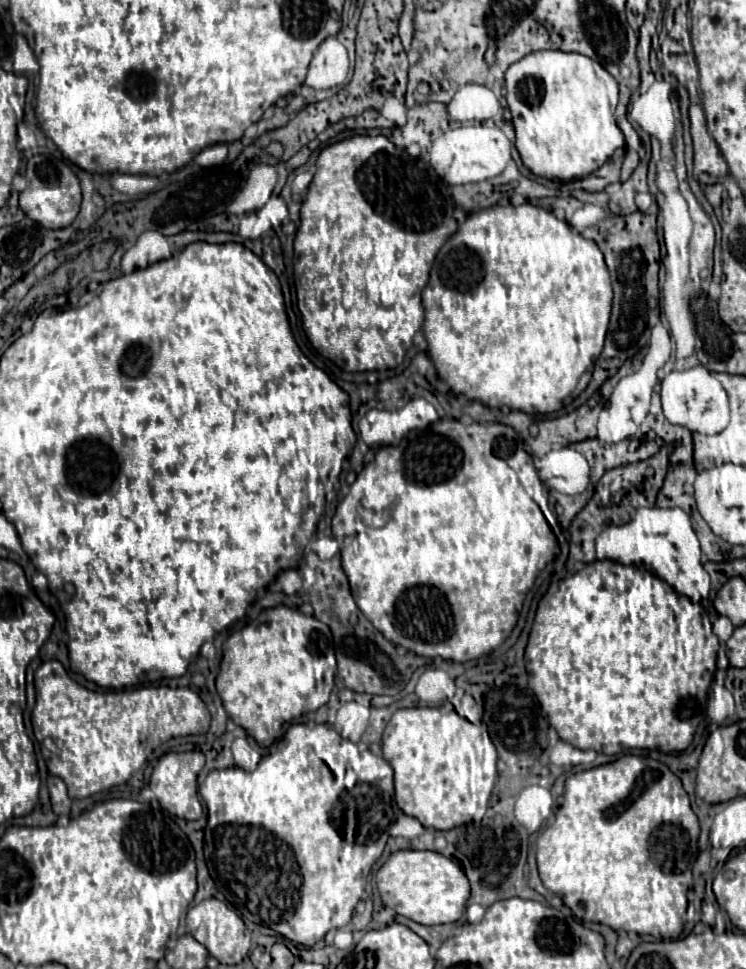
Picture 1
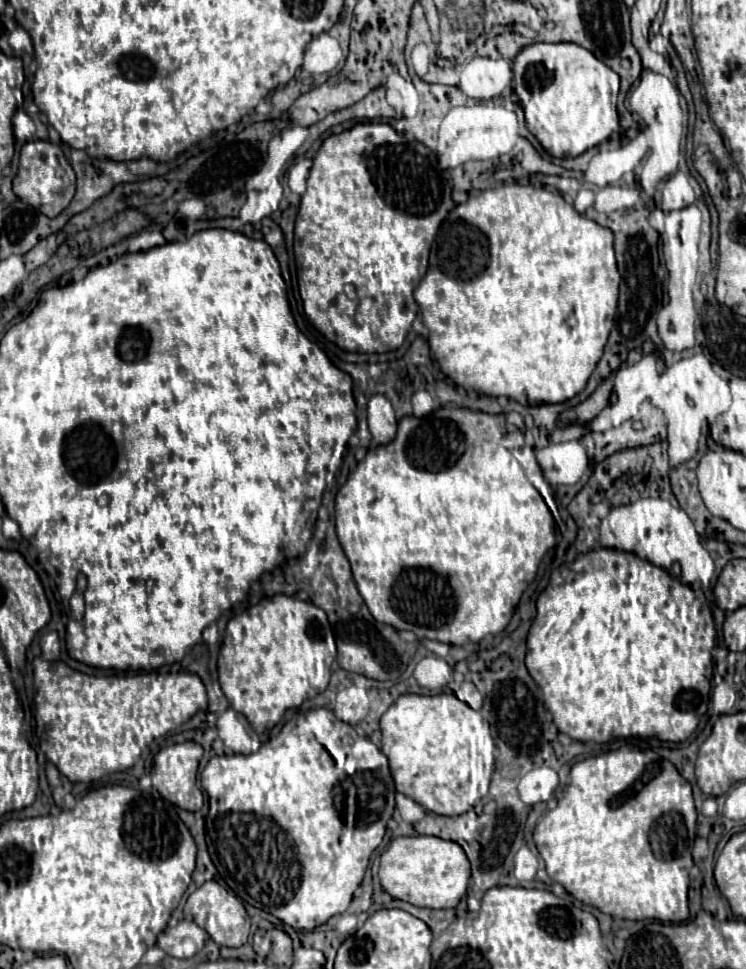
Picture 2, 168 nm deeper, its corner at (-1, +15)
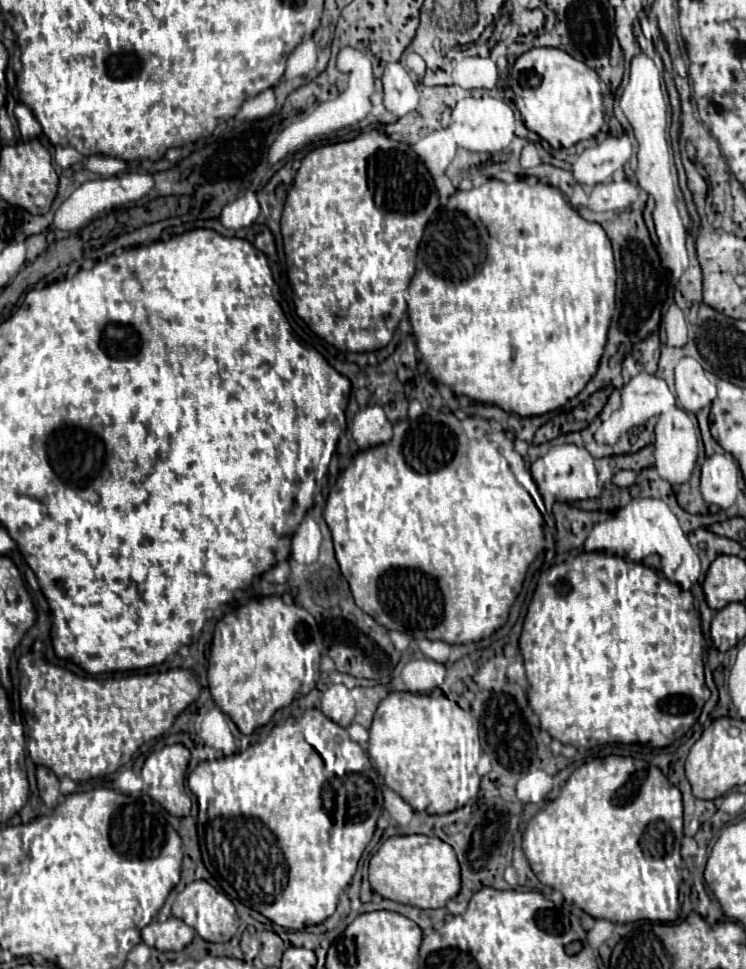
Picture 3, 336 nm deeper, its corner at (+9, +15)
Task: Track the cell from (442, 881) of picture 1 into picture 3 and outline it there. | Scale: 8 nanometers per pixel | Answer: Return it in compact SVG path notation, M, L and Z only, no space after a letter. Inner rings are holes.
M423 834L389 837L369 863L369 883L385 899L419 909L445 907L461 888L460 865L451 845Z

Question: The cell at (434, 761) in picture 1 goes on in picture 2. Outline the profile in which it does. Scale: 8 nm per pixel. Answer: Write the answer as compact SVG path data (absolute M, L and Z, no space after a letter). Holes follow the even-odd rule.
M451 690L437 695L401 695L383 713L381 733L381 751L389 759L395 789L423 805L427 811L455 817L473 809L475 803L487 795L495 761L495 743L491 739L490 724L481 715L481 710L471 709L467 703L459 701Z

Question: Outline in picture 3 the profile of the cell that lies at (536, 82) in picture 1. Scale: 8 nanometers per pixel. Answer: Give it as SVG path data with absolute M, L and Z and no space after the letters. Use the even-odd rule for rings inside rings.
M537 47L525 51L521 57L515 59L515 63L509 69L509 85L515 93L515 105L523 117L523 123L529 131L537 133L541 139L545 139L553 149L569 149L575 143L595 137L605 123L605 107L603 105L604 95L607 92L606 84L599 79L599 75L587 67L583 61L571 57L563 49L557 47Z

